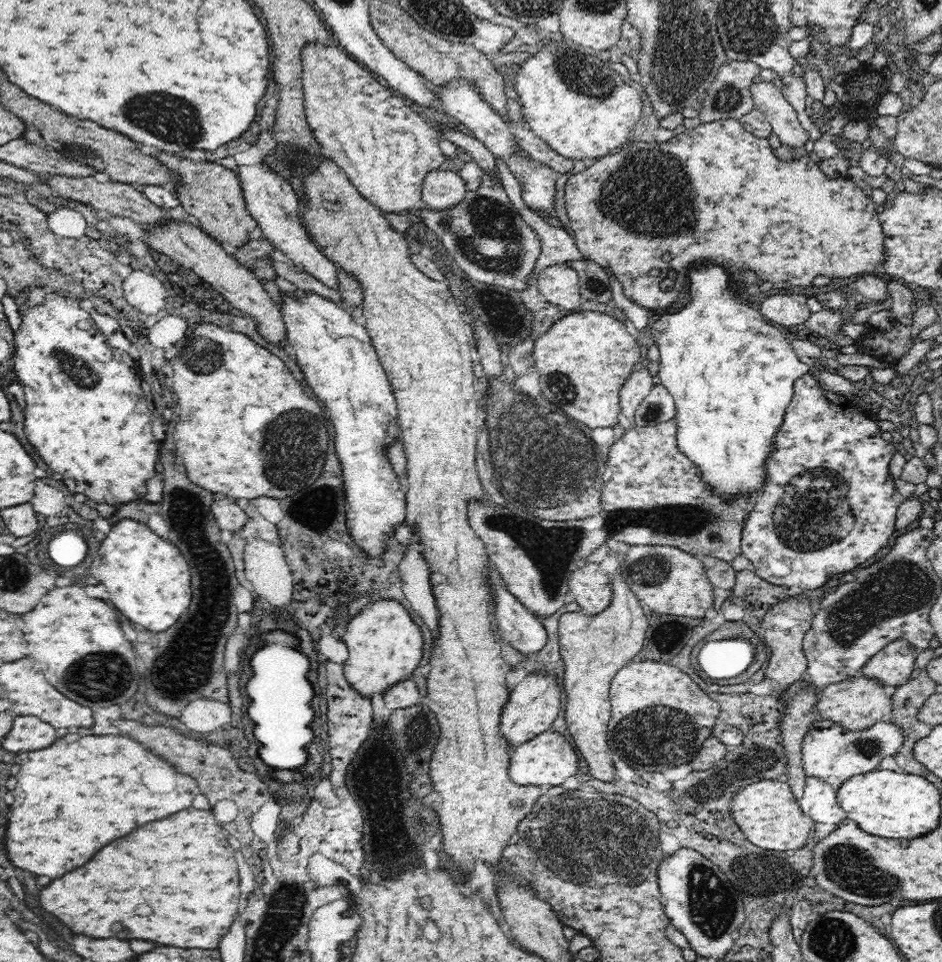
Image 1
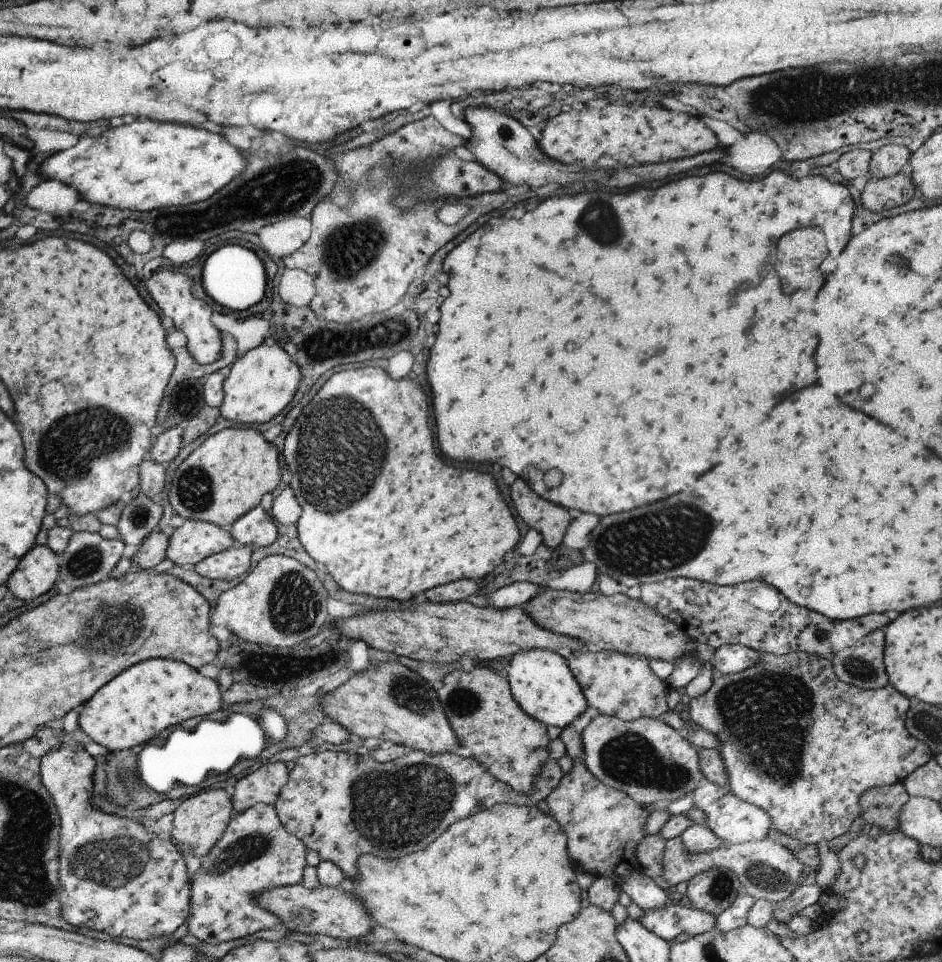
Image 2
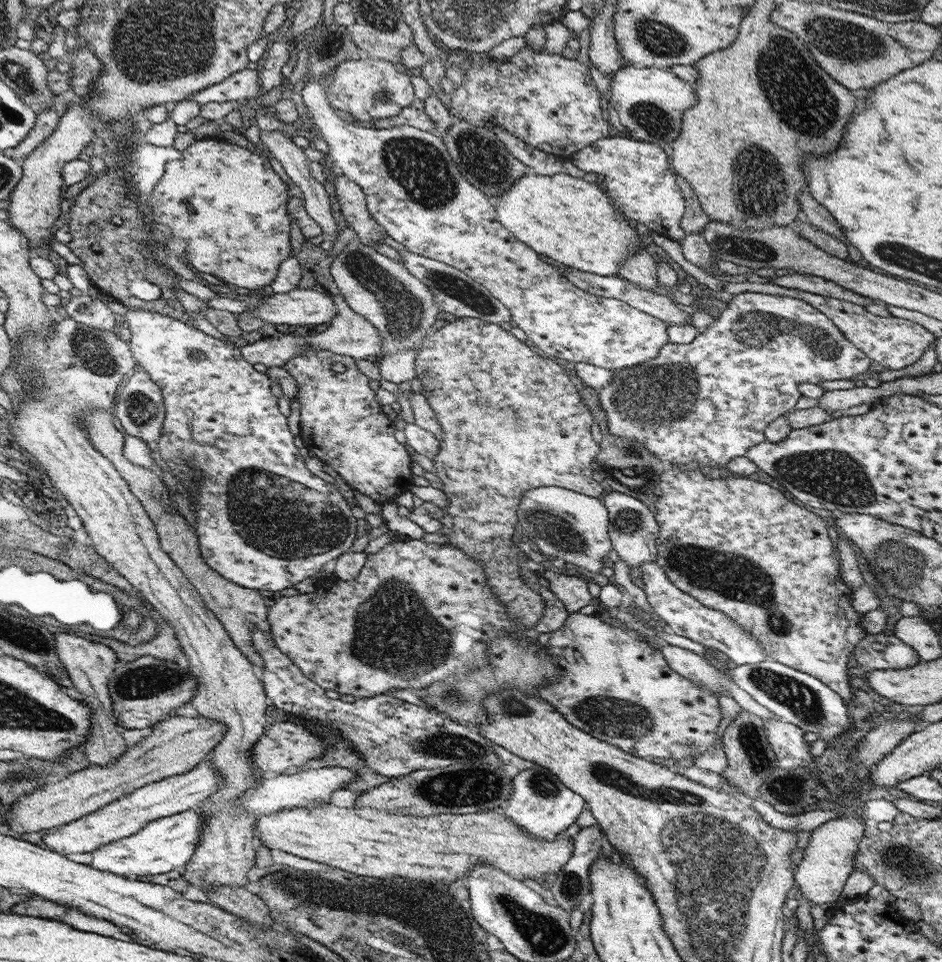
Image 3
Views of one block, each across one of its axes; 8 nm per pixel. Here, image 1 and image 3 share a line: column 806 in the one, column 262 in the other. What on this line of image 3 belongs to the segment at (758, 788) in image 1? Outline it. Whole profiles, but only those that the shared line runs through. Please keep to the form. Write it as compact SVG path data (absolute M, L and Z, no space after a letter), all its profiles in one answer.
M331 802L317 808L287 808L277 814L259 816L257 830L267 850L277 848L287 854L359 872L359 876L393 878L405 876L427 882L455 882L477 864L489 864L515 880L535 880L555 876L573 854L573 838L565 834L551 842L531 838L513 820L497 810L475 814L439 814L439 816L403 816L387 814L375 808L337 808Z

